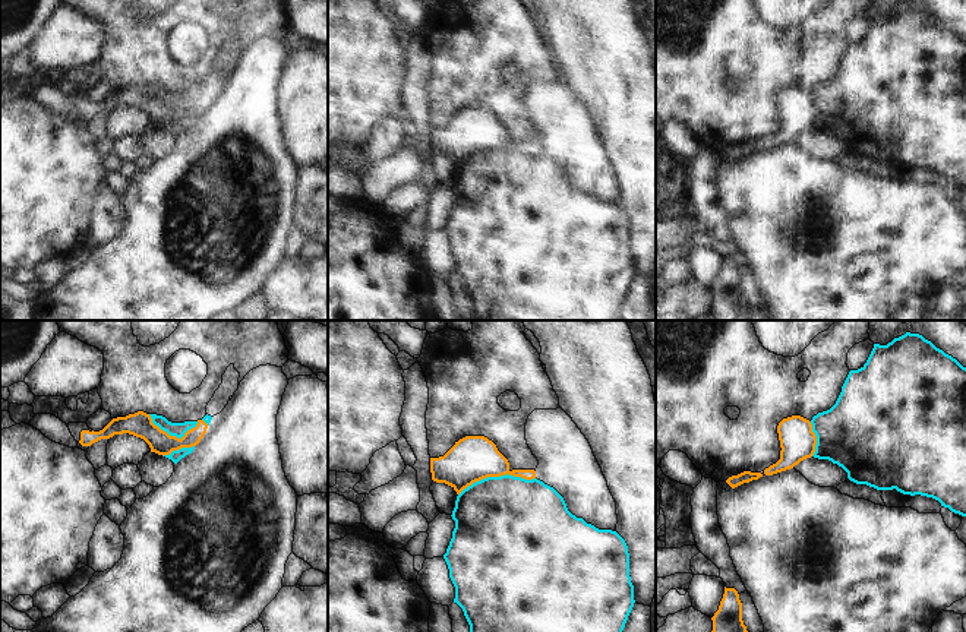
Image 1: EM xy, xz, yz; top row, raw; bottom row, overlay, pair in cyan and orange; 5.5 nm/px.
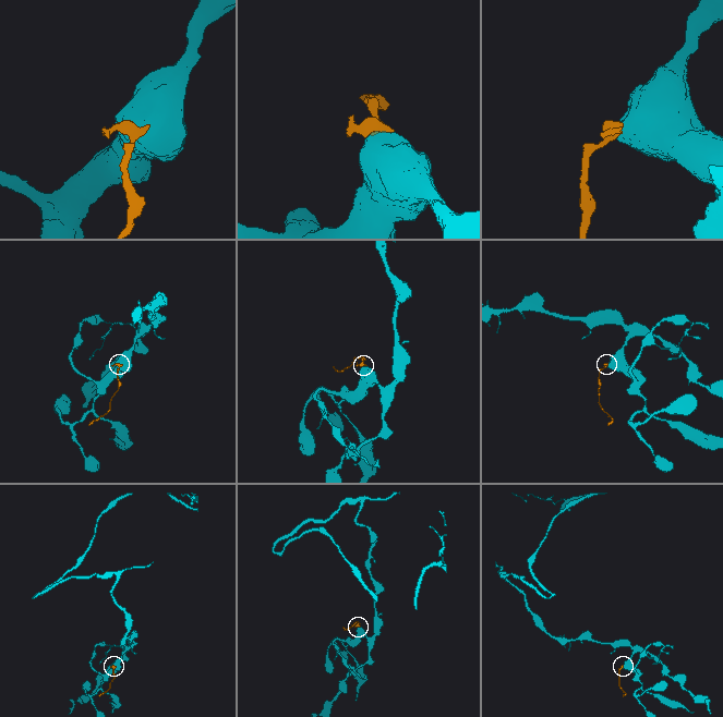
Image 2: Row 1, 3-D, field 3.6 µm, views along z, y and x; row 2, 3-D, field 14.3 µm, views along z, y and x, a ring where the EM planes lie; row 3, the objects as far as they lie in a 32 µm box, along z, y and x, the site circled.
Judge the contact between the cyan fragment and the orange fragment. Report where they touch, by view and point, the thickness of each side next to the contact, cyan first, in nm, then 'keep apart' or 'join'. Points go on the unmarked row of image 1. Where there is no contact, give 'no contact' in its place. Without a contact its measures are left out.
contact xz (496, 149); calibres 500 and 260 nm; keep apart

